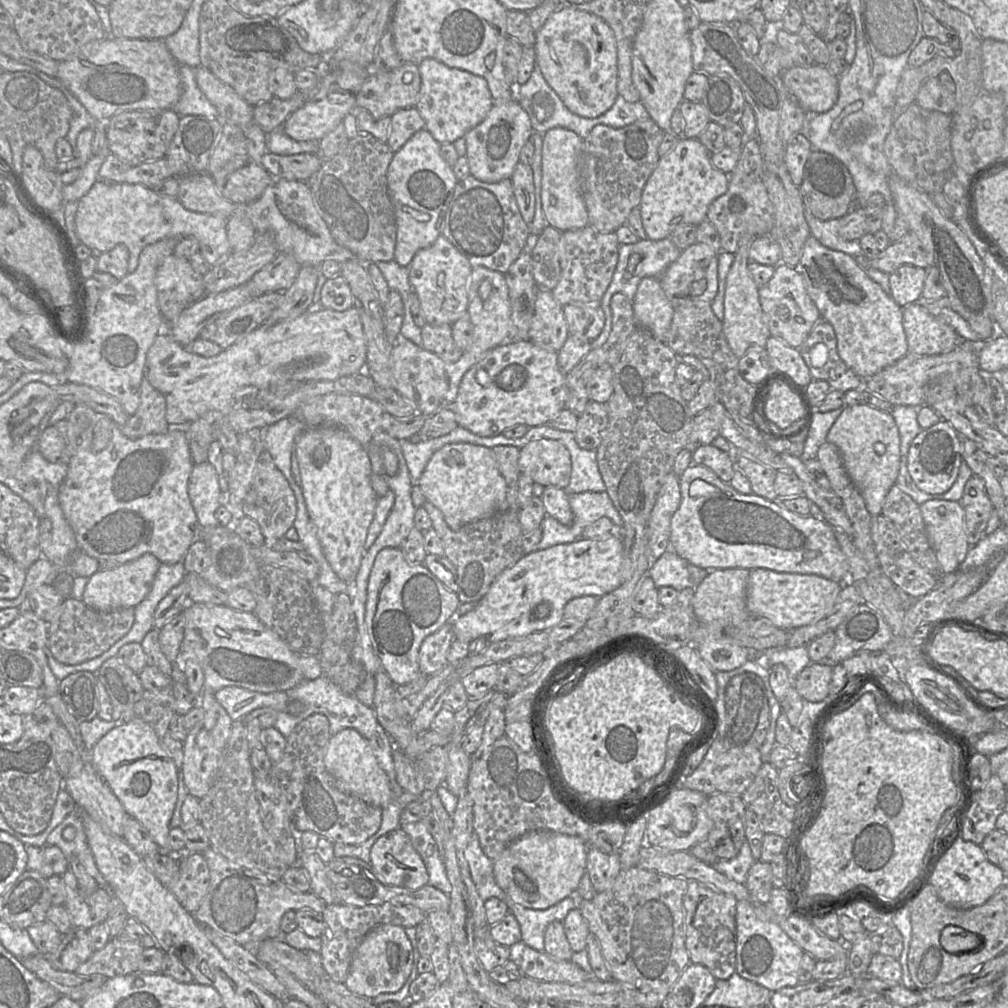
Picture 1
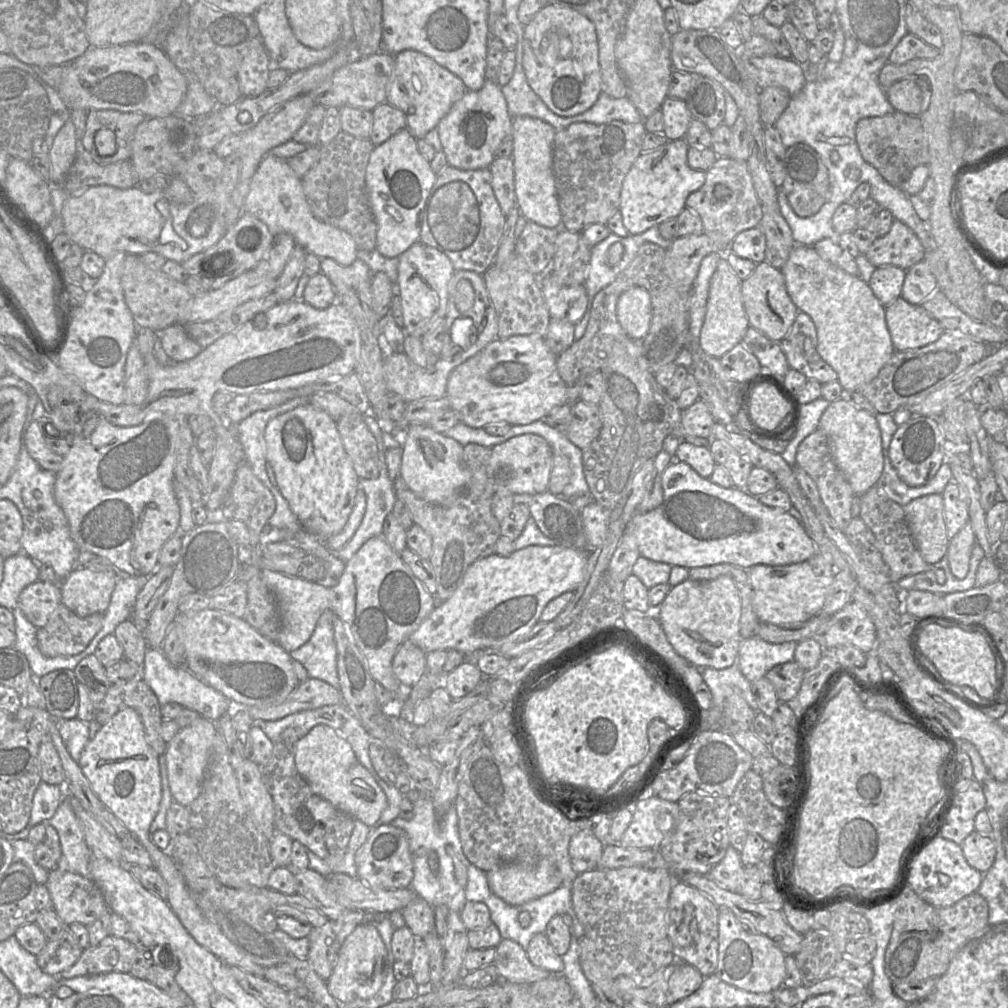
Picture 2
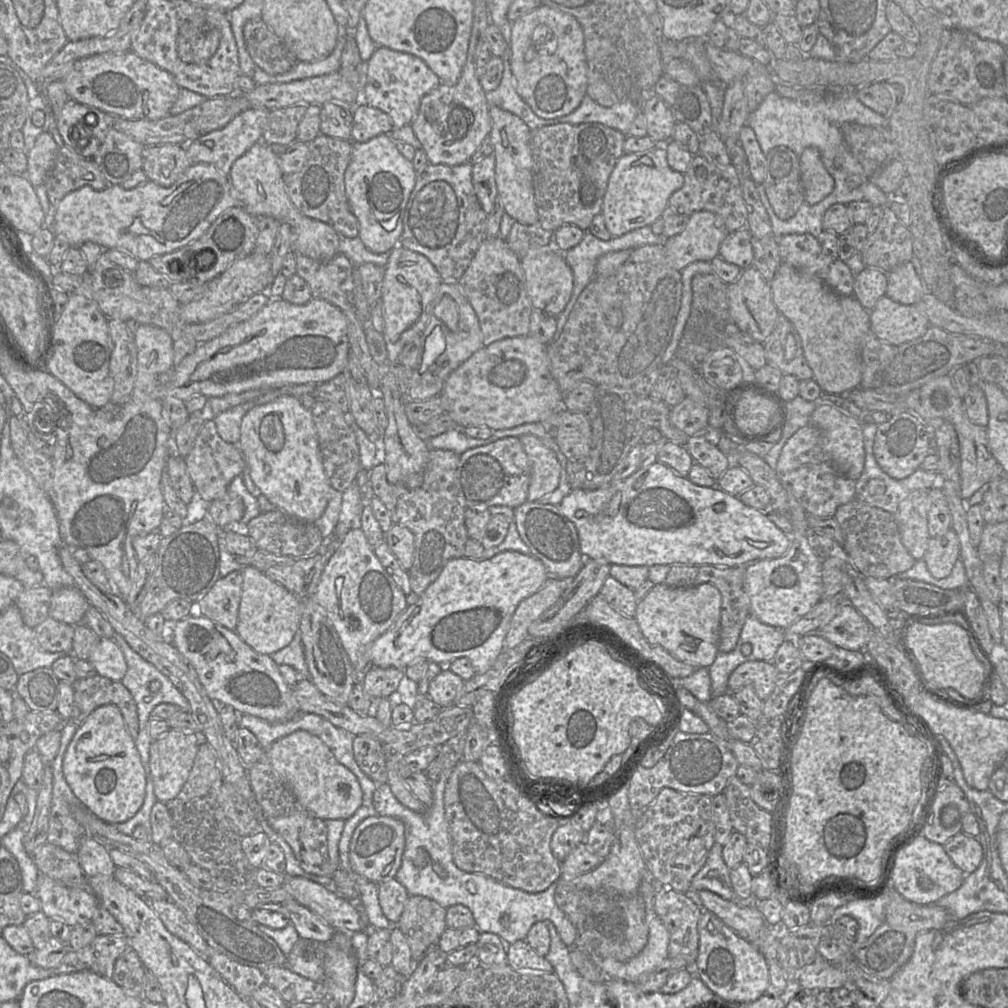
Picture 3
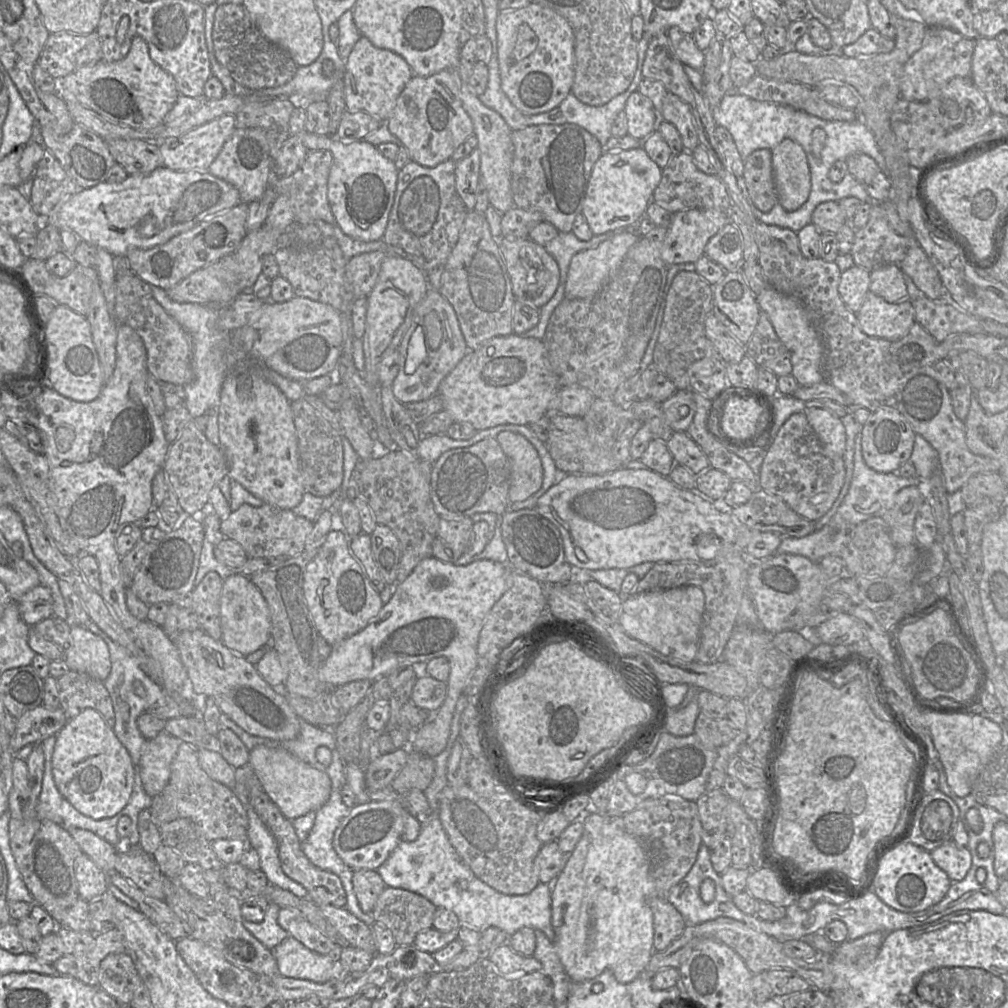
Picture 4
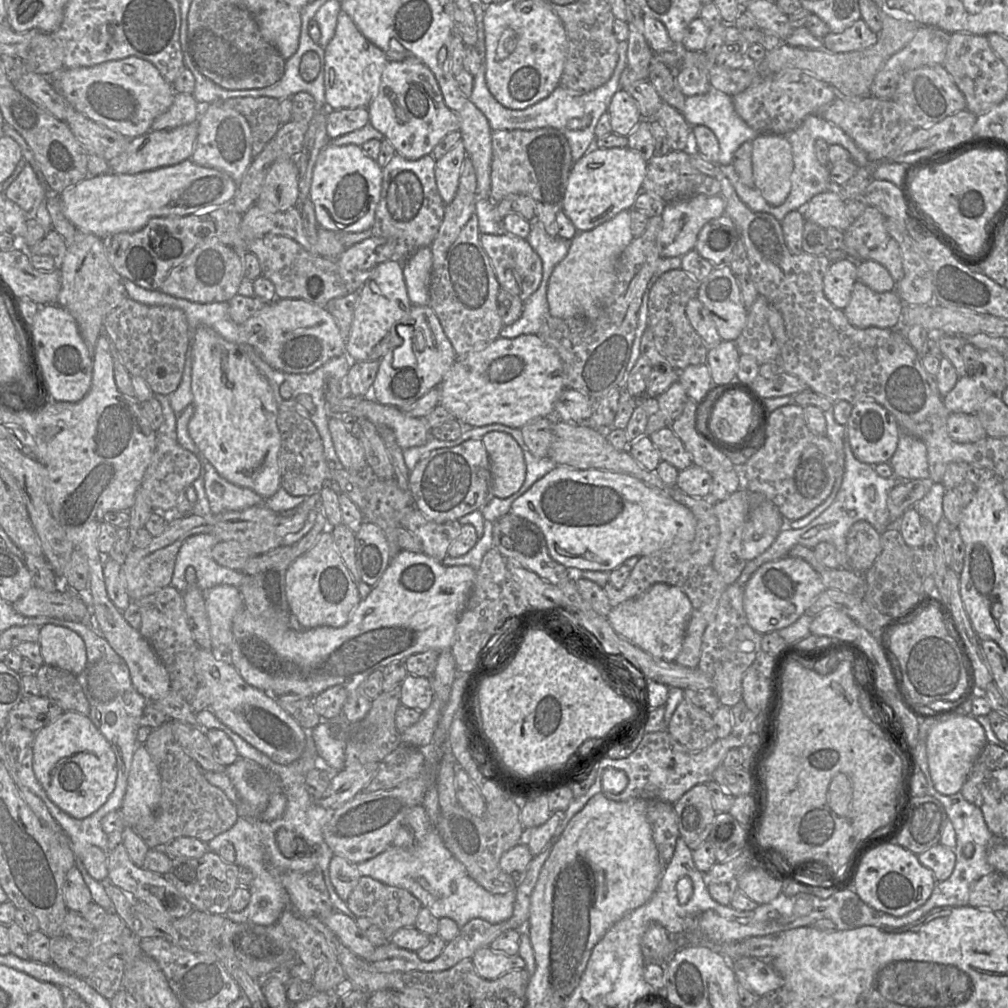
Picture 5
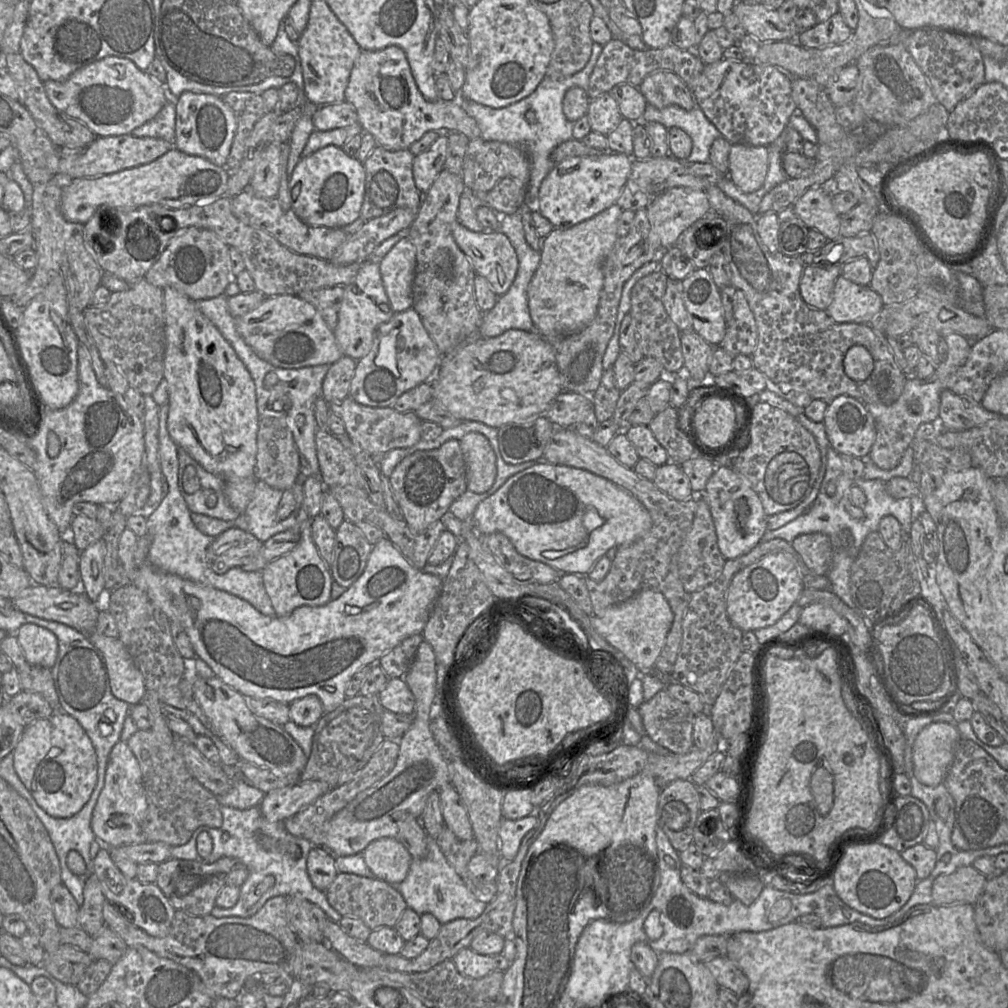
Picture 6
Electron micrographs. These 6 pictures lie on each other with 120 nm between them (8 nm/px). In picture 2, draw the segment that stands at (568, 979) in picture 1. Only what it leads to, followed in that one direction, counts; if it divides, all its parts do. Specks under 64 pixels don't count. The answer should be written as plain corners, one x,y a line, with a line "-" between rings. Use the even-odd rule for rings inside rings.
502,938
495,947
492,964
497,968
501,981
512,983
531,984
552,974
532,964
526,949
509,938

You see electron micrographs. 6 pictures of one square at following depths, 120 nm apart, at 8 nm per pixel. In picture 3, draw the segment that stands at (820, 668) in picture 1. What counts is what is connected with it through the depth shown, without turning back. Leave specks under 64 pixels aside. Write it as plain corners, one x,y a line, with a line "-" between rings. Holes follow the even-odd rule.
747,661
729,675
727,691
735,692
745,685
753,685
757,696
765,701
772,693
779,672
772,661

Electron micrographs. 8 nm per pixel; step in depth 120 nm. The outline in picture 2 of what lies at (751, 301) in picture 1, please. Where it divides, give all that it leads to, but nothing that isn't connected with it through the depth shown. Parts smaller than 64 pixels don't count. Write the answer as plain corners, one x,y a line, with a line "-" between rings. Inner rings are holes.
729,252
718,264
710,283
705,319
698,335
702,350
716,358
722,357
728,351
740,344
750,328
748,317
743,305
742,281
732,270

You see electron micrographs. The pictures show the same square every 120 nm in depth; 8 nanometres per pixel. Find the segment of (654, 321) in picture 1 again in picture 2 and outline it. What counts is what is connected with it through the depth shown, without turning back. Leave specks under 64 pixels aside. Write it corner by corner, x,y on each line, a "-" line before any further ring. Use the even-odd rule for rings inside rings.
644,288
625,291
617,302
617,319
630,339
641,339
649,331
652,318
651,297

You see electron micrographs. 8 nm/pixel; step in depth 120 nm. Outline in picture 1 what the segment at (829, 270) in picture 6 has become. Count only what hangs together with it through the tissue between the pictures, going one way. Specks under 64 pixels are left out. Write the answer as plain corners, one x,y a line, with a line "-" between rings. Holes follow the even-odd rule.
902,265
889,274
891,298
900,306
918,303
921,299
927,270
912,265

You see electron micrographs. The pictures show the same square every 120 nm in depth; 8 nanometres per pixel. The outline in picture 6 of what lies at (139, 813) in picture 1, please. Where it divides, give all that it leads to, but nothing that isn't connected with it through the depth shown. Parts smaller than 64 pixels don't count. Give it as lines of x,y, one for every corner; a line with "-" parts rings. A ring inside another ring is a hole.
54,713
25,726
12,751
15,772
38,806
53,817
69,818
89,801
98,778
98,762
92,741
71,715

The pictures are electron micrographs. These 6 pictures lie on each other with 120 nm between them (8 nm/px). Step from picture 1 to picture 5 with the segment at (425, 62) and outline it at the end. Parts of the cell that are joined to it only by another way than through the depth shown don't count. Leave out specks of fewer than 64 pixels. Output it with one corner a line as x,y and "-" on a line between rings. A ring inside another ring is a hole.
343,11
337,18
332,39
324,47
324,87
326,106
331,110
366,108
376,96
389,59
368,41

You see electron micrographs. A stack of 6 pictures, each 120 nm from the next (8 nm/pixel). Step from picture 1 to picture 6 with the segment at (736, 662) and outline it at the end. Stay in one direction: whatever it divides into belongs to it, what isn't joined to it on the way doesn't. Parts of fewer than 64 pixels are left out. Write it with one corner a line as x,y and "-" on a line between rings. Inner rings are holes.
642,590
628,600
609,607
601,617
594,617
592,614
592,624
597,633
623,653
642,673
657,673
654,663
664,647
673,621
674,613
663,594
652,590

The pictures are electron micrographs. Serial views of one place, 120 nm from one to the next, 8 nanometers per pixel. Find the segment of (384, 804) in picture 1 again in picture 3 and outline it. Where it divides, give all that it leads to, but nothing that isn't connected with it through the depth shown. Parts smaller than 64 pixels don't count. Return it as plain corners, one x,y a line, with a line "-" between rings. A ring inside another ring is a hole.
297,730
265,749
273,770
294,794
299,805
314,817
347,820
363,805
364,793
356,775
342,765
330,748
306,730

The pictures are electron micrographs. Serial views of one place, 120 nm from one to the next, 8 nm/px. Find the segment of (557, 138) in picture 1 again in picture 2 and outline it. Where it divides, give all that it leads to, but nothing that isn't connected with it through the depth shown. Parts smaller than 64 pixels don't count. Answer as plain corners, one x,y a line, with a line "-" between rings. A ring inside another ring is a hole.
513,116
510,137
514,167
516,202
521,215
529,222
560,230
562,217
553,174
553,143
556,129
550,124
525,116

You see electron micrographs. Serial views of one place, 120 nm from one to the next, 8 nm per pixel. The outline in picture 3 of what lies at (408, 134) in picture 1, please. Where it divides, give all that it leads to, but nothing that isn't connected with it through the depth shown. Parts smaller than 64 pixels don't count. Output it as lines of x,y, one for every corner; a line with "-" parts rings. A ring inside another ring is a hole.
366,103
355,106
350,140
367,142
378,135
389,134
393,129
393,121
387,113

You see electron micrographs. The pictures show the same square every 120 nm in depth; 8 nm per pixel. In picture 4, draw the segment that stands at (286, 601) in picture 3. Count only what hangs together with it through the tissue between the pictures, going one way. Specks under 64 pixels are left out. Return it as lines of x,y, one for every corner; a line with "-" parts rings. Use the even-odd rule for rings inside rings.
234,573
226,577
220,595
221,641
233,653
247,656
270,645
270,610
249,576

